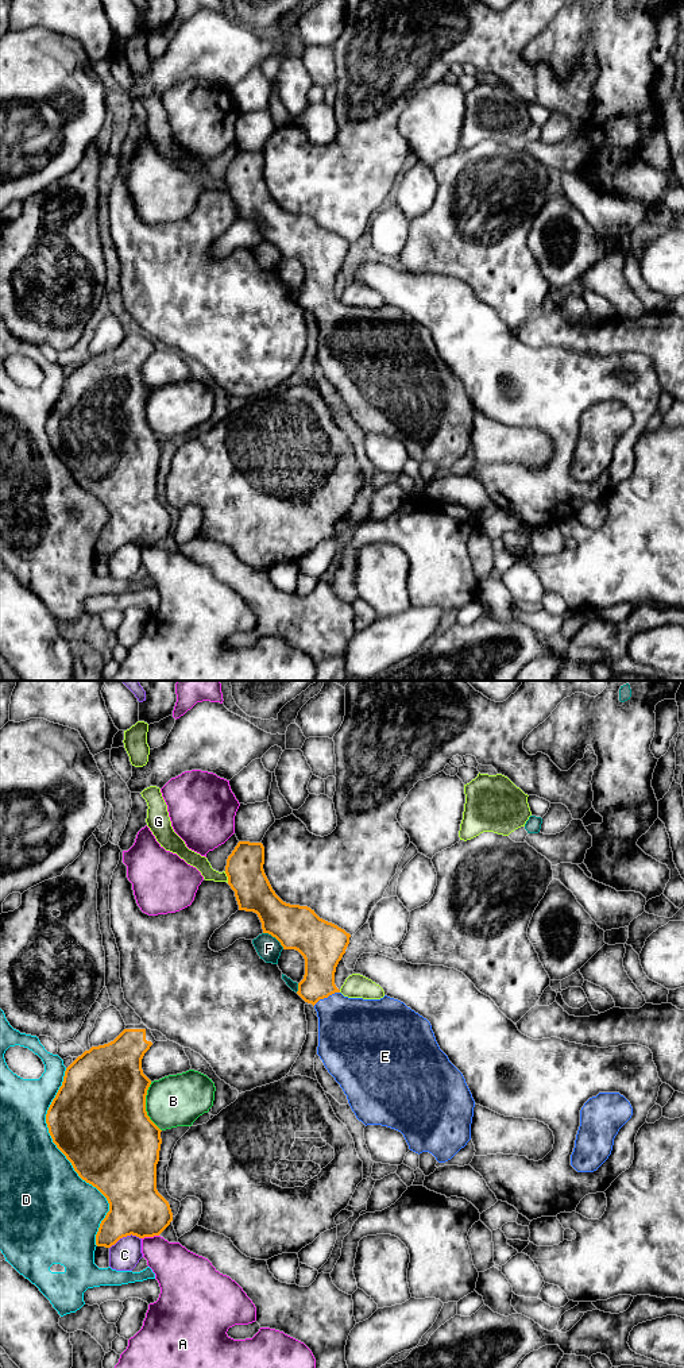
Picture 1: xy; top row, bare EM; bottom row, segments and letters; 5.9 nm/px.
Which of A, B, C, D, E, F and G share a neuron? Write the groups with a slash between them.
A / B / C / D / E / F / G

